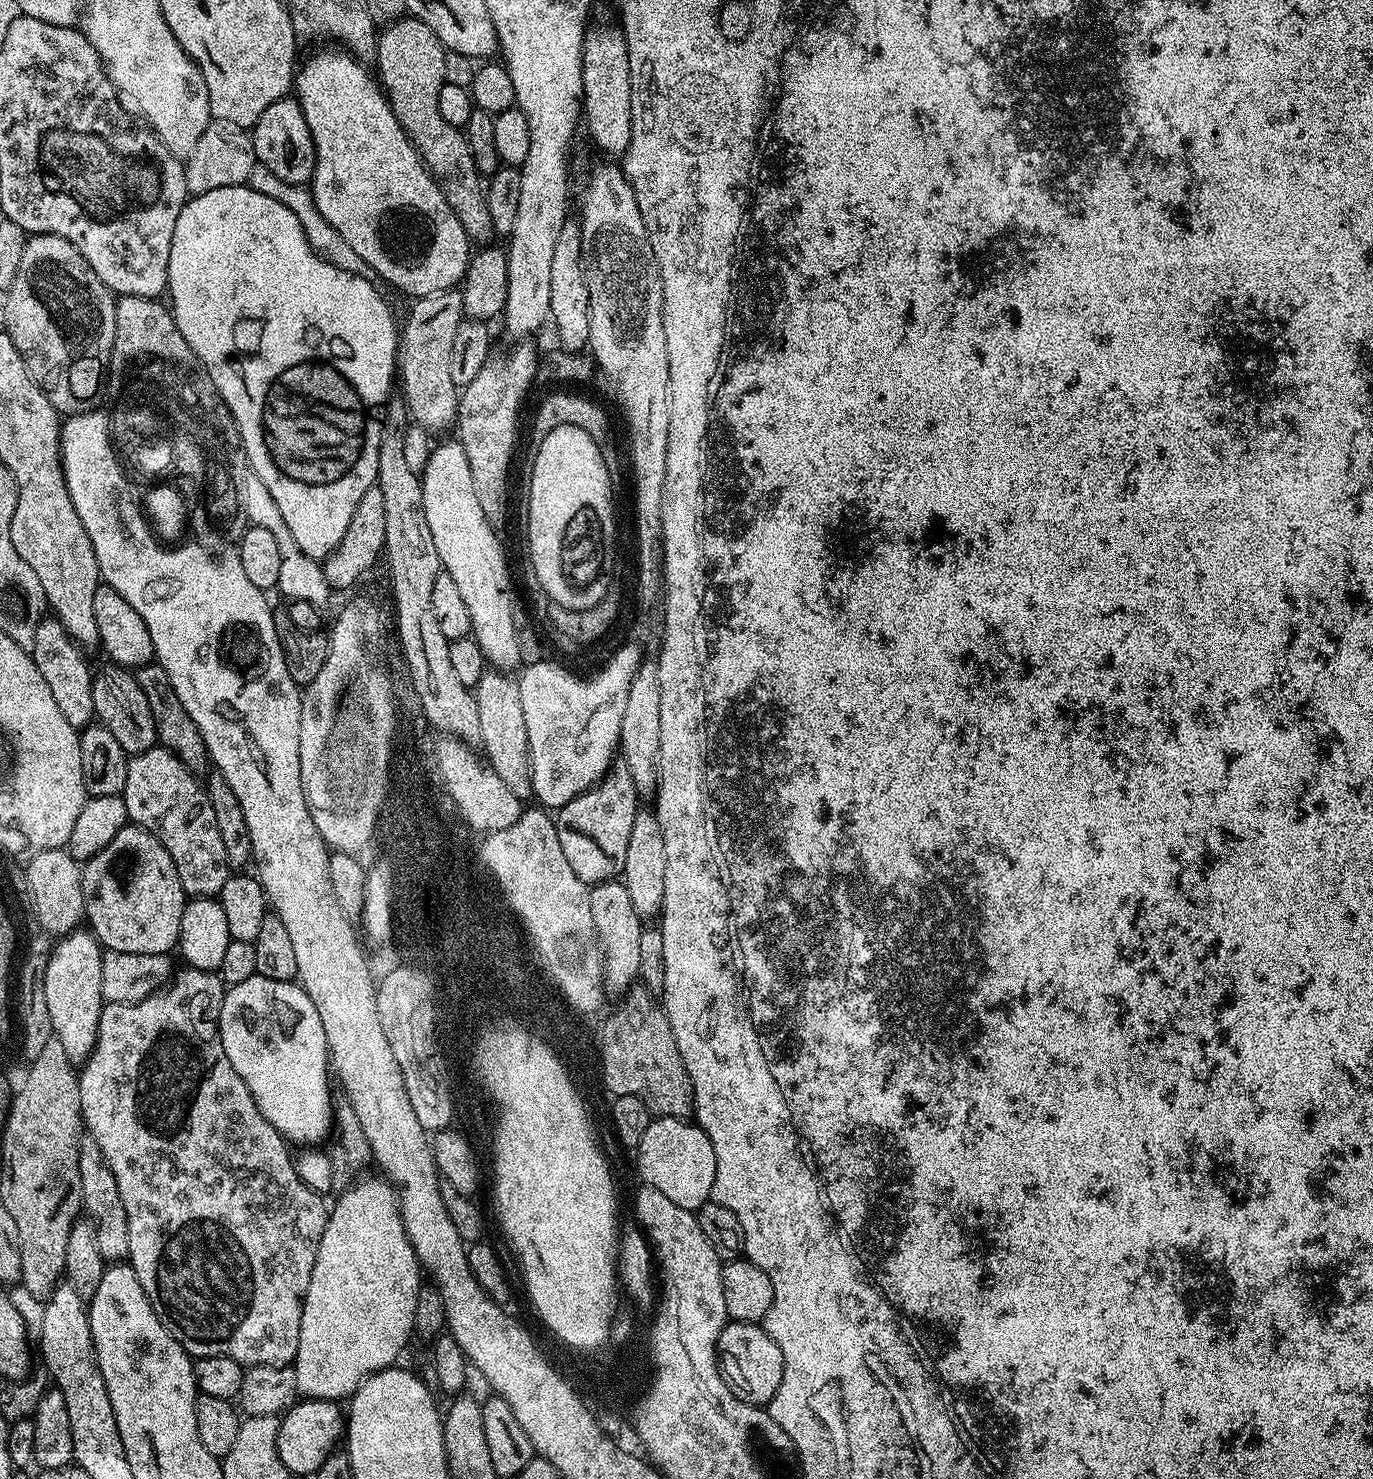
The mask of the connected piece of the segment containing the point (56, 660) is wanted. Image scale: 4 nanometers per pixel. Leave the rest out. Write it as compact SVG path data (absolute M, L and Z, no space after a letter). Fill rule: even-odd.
M57 618L41 619L38 630L34 634L34 646L30 649L34 666L42 674L46 686L50 686L50 694L54 694L54 702L58 702L58 710L77 730L83 730L93 723L96 711L94 710L94 694L92 693L93 669L88 669L84 661L81 645L73 635L67 624Z

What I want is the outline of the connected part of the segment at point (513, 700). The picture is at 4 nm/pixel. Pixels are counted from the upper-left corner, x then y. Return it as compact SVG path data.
M486 670L476 684L474 695L478 706L478 744L481 744L482 755L514 795L521 802L527 801L532 796L532 779L528 771L528 735L526 718L522 714L519 679L515 675Z

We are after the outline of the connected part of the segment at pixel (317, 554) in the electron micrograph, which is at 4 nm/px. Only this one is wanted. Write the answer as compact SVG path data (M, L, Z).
M248 184L222 186L218 190L206 190L192 196L178 214L178 222L174 226L166 289L167 295L172 295L172 318L181 331L182 338L200 360L201 369L212 373L217 394L224 400L224 406L228 408L239 428L240 442L248 456L248 466L255 479L260 479L259 487L266 489L268 497L278 506L278 514L282 514L282 522L290 526L294 542L309 559L317 562L324 562L328 555L331 557L339 549L347 528L356 518L360 499L378 480L380 443L386 435L386 427L380 421L380 407L387 402L388 395L392 392L392 376L398 368L398 320L396 324L387 302L380 297L376 286L373 281L350 274L346 270L338 270L330 262L317 256L308 245L298 218L294 218L294 214L290 214L290 210L282 206L282 202L266 198L266 194L258 194L258 190Z

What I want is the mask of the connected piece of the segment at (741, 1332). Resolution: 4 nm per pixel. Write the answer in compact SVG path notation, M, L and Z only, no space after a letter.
M741 1320L725 1324L716 1343L716 1359L728 1388L742 1402L753 1406L767 1406L774 1398L782 1382L784 1359L778 1342L774 1342L767 1328L759 1323L747 1324Z

